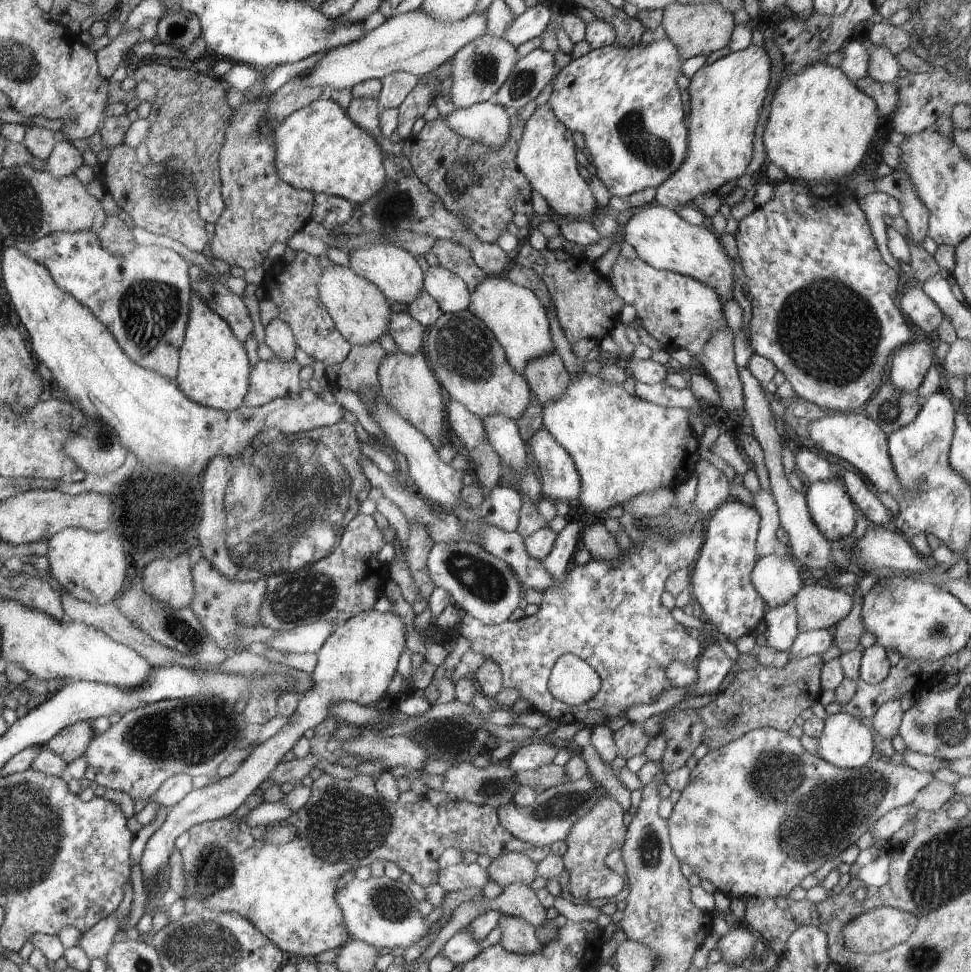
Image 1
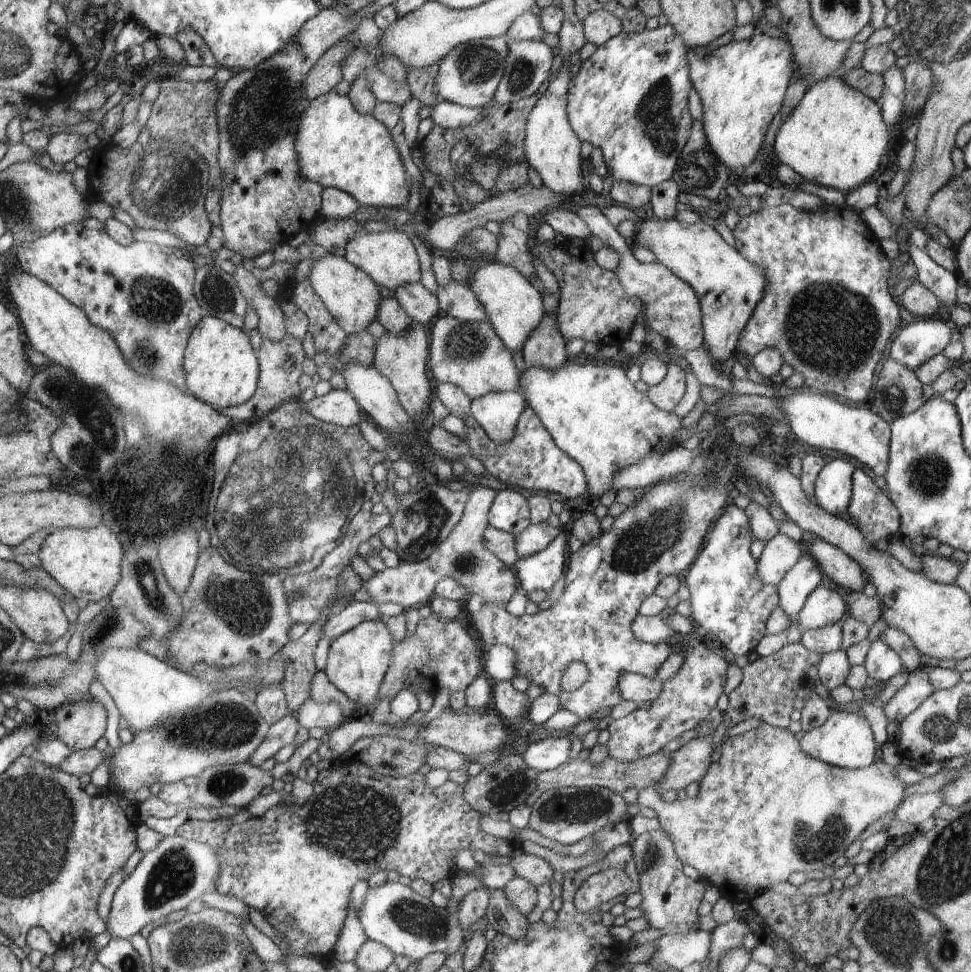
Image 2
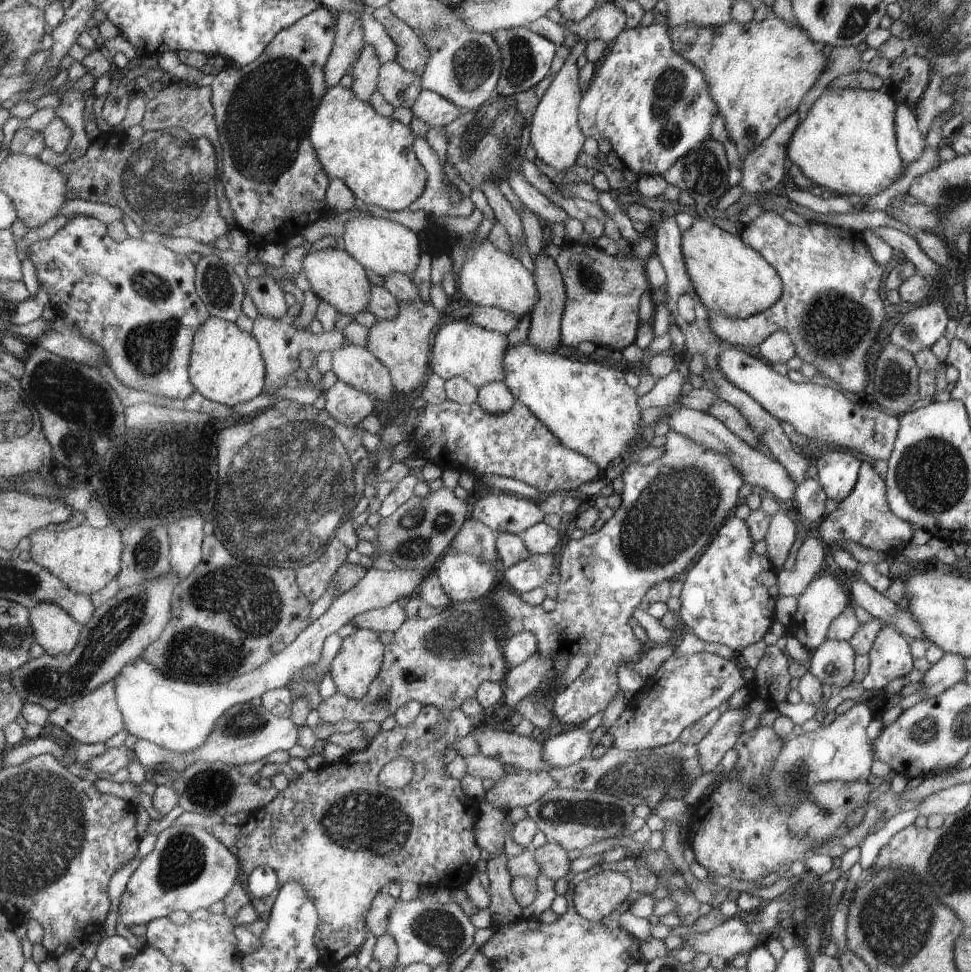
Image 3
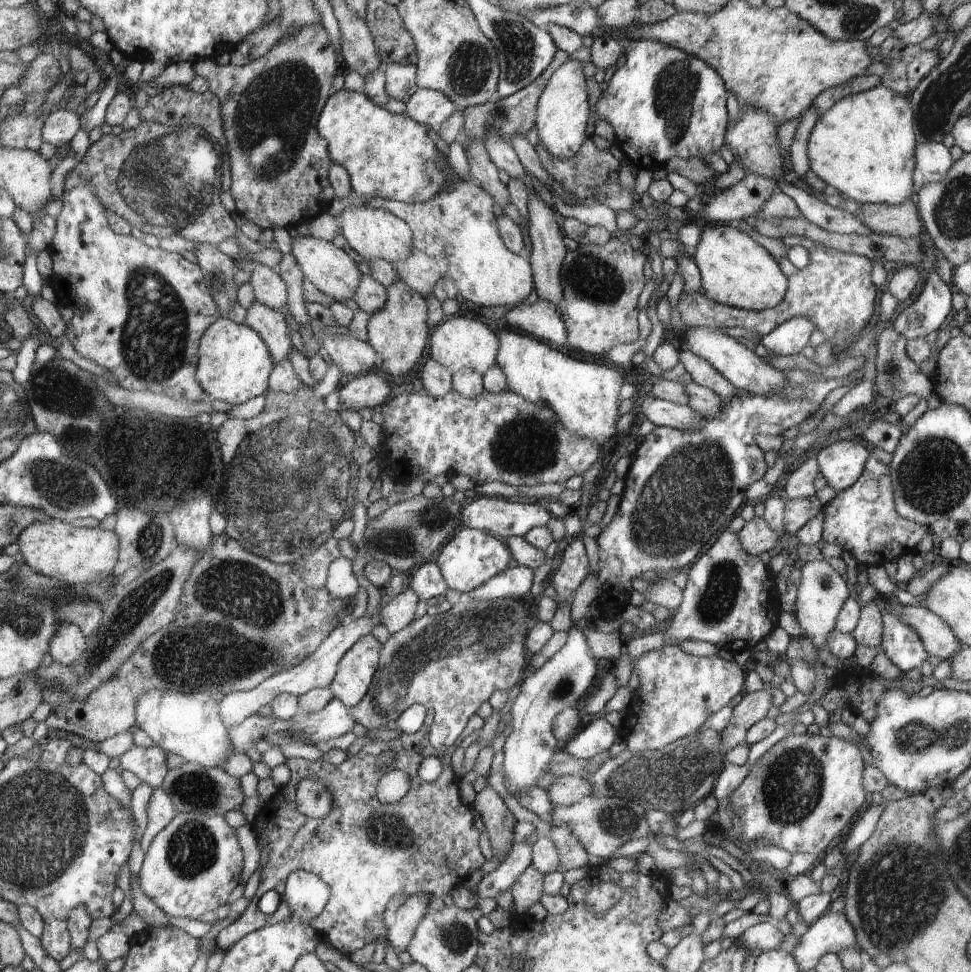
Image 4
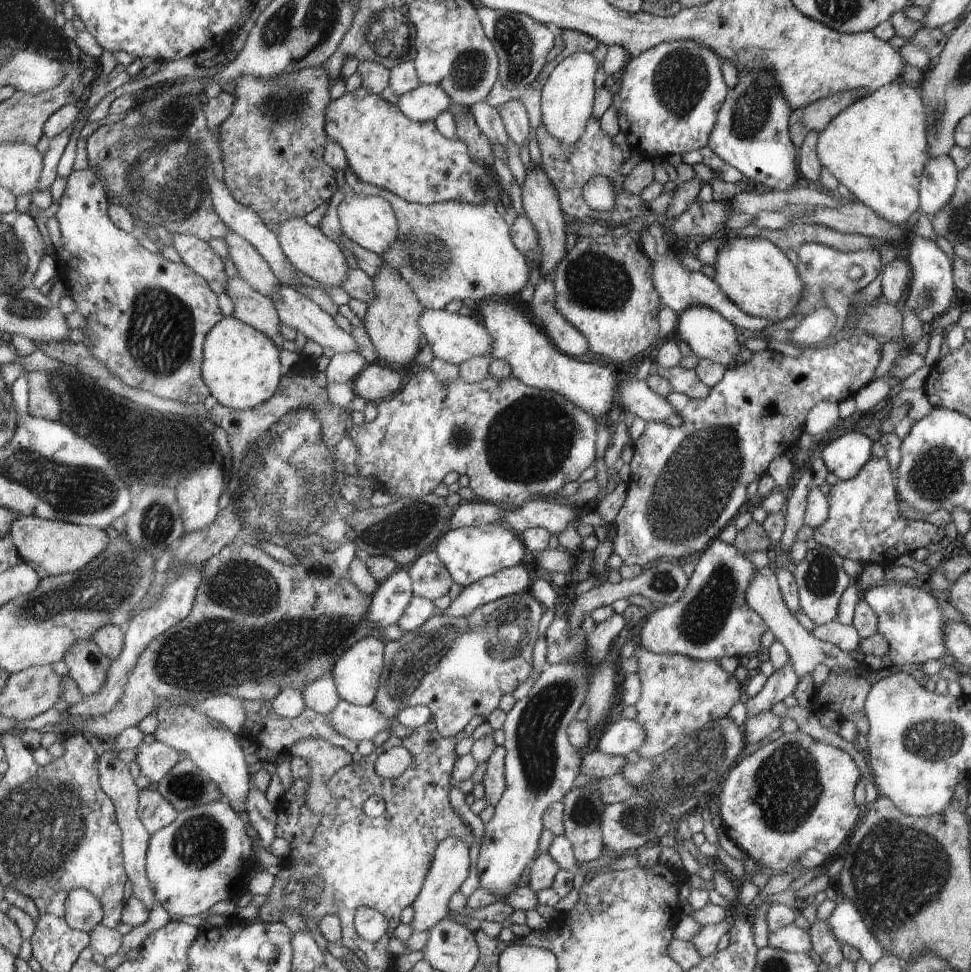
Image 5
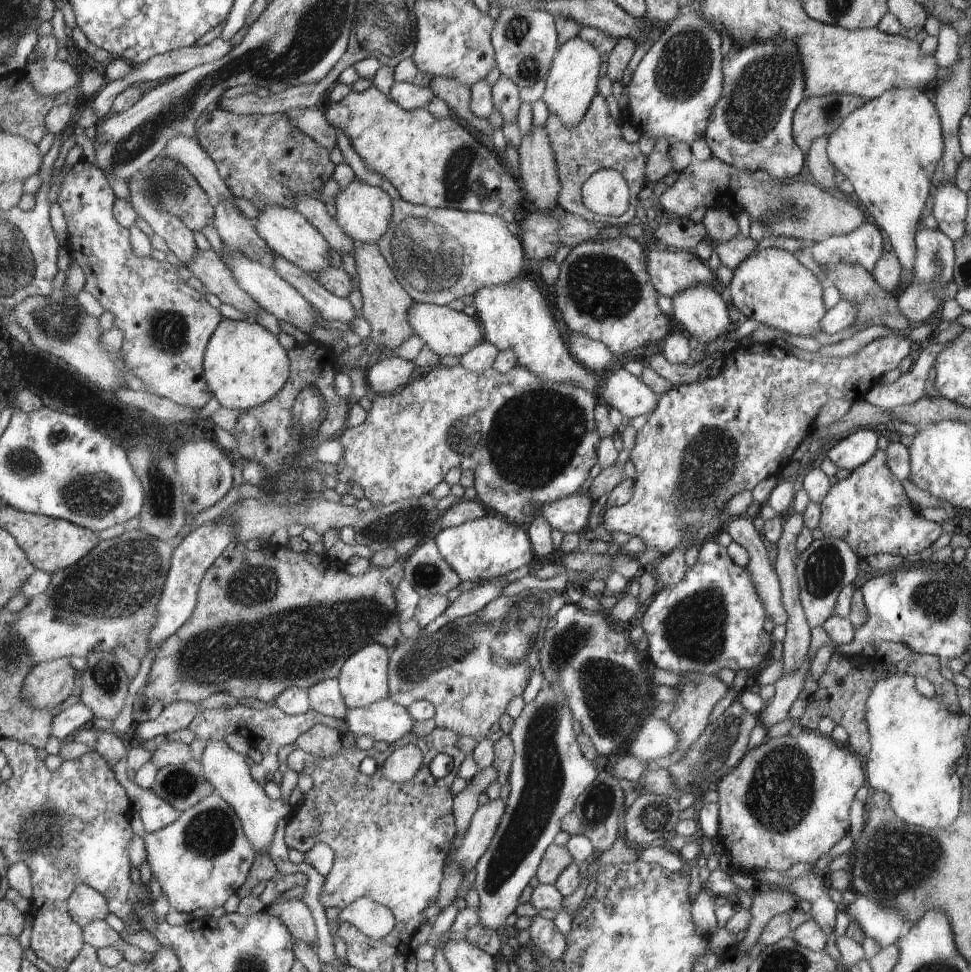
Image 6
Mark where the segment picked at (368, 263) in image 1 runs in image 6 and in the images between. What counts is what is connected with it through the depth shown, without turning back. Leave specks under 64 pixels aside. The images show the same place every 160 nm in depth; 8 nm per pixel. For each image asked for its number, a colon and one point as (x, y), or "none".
2: (390, 258)
3: (383, 246)
4: (374, 233)
5: (371, 222)
6: (364, 212)

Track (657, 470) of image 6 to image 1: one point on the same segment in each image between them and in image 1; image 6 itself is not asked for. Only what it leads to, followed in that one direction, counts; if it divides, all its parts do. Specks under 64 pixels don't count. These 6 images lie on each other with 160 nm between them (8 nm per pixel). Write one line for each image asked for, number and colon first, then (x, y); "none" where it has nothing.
1: (609, 614)
2: (660, 534)
3: (668, 510)
4: (682, 487)
5: (687, 482)

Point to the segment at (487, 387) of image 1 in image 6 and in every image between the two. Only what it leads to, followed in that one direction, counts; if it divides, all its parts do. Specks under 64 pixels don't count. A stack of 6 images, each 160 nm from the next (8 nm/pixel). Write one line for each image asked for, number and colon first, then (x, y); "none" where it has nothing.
2: (469, 354)
3: (461, 349)
4: (457, 343)
5: (455, 339)
6: (449, 333)

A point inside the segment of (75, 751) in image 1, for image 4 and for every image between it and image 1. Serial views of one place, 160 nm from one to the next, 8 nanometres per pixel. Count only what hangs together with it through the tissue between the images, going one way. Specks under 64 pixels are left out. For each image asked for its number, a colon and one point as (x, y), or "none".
2: (80, 725)
3: (95, 717)
4: (243, 618)

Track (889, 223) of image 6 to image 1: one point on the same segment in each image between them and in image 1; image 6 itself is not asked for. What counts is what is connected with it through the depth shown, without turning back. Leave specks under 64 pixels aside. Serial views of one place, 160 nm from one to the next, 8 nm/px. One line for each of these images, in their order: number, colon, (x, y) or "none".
1: (820, 126)
2: (835, 137)
3: (847, 143)
4: (864, 145)
5: (877, 147)

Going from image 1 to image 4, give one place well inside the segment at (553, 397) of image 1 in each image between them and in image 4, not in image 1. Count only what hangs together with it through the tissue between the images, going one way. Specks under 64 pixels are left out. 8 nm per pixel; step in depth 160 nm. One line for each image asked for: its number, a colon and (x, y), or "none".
2: (545, 348)
3: (544, 333)
4: (547, 253)

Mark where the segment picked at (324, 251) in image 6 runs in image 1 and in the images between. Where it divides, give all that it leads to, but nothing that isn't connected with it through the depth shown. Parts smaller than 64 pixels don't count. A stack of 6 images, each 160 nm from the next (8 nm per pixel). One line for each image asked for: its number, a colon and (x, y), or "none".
1: (362, 311)
2: (353, 298)
3: (334, 275)
4: (331, 270)
5: (308, 248)

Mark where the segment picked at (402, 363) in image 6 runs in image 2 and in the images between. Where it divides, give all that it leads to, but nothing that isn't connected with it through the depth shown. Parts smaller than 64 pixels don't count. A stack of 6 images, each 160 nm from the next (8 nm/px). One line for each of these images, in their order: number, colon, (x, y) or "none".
2: (340, 408)
3: (349, 406)
4: (370, 390)
5: (375, 382)

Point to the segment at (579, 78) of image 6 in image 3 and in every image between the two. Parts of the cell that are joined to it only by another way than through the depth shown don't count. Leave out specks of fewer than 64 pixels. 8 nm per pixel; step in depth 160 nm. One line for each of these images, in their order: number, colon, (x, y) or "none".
3: (557, 138)
4: (562, 115)
5: (566, 99)

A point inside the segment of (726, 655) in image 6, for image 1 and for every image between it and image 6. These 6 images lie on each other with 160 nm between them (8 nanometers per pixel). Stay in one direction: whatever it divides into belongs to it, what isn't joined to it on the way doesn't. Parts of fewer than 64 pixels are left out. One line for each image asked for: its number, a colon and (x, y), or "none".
1: (721, 581)
2: (728, 599)
3: (728, 596)
4: (730, 599)
5: (713, 618)

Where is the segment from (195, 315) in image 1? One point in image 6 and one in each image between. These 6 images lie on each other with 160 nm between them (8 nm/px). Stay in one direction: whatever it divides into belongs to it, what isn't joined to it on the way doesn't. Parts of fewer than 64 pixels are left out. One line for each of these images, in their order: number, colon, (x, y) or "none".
2: (223, 370)
3: (227, 367)
4: (234, 365)
5: (242, 367)
6: (244, 365)

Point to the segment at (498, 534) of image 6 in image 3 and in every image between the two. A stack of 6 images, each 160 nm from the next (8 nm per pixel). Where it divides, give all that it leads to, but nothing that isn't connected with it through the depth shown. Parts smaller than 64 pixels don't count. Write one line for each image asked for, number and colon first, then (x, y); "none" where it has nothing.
3: (463, 577)
4: (471, 557)
5: (469, 553)

